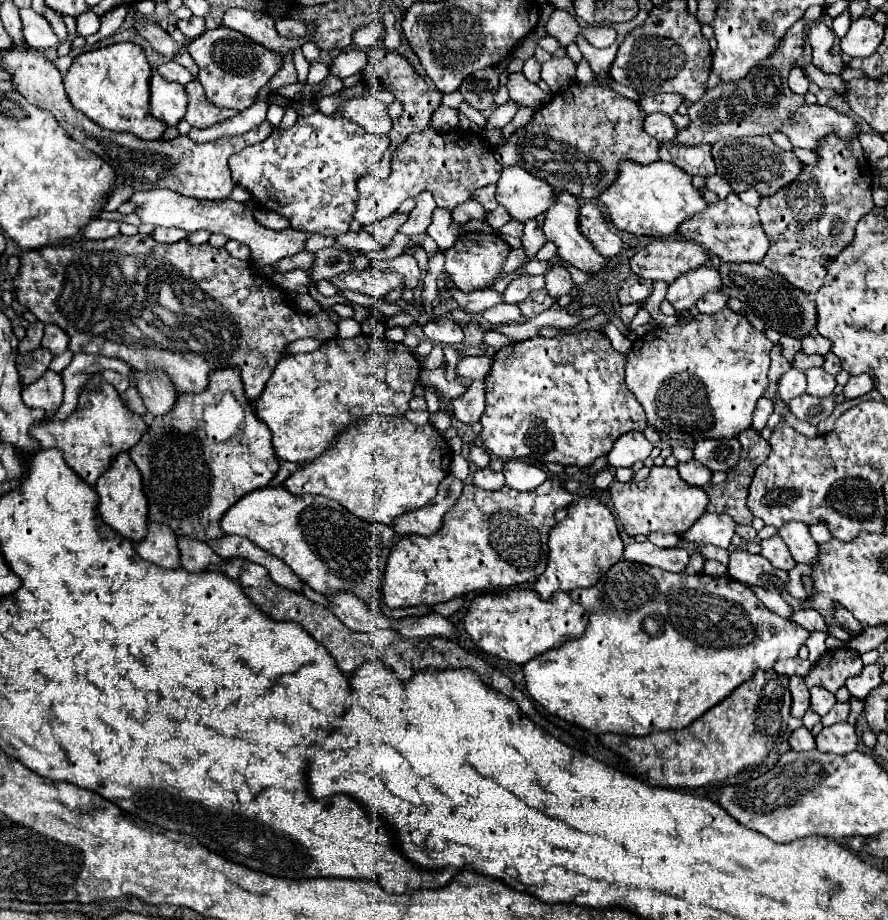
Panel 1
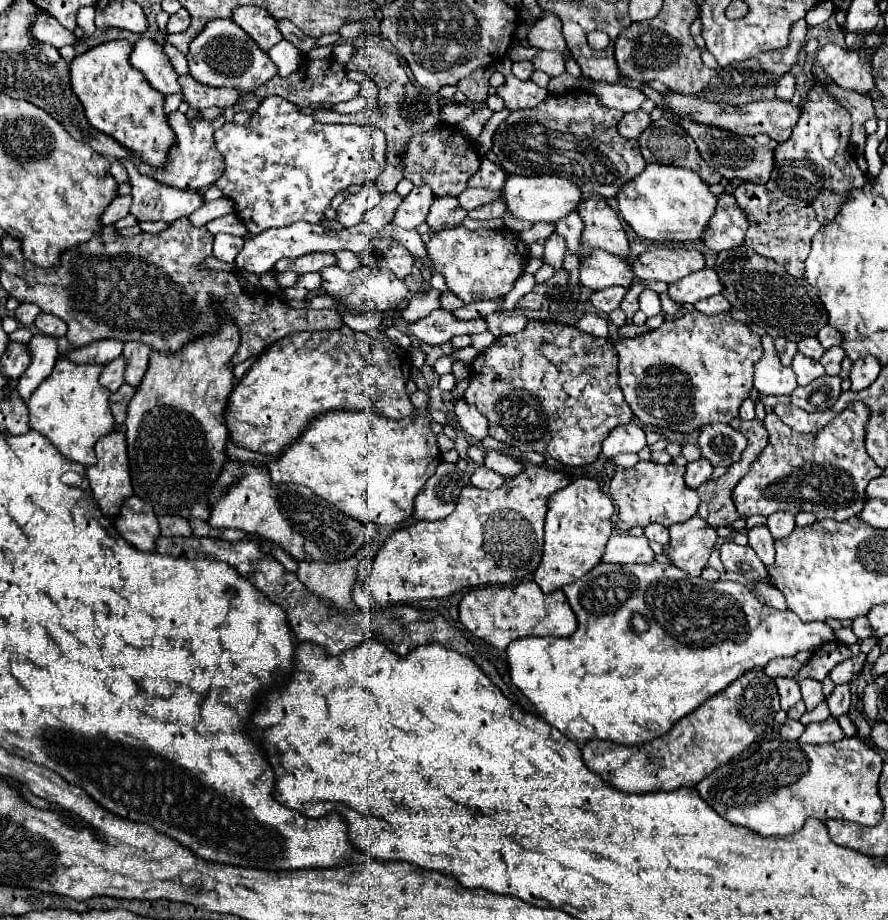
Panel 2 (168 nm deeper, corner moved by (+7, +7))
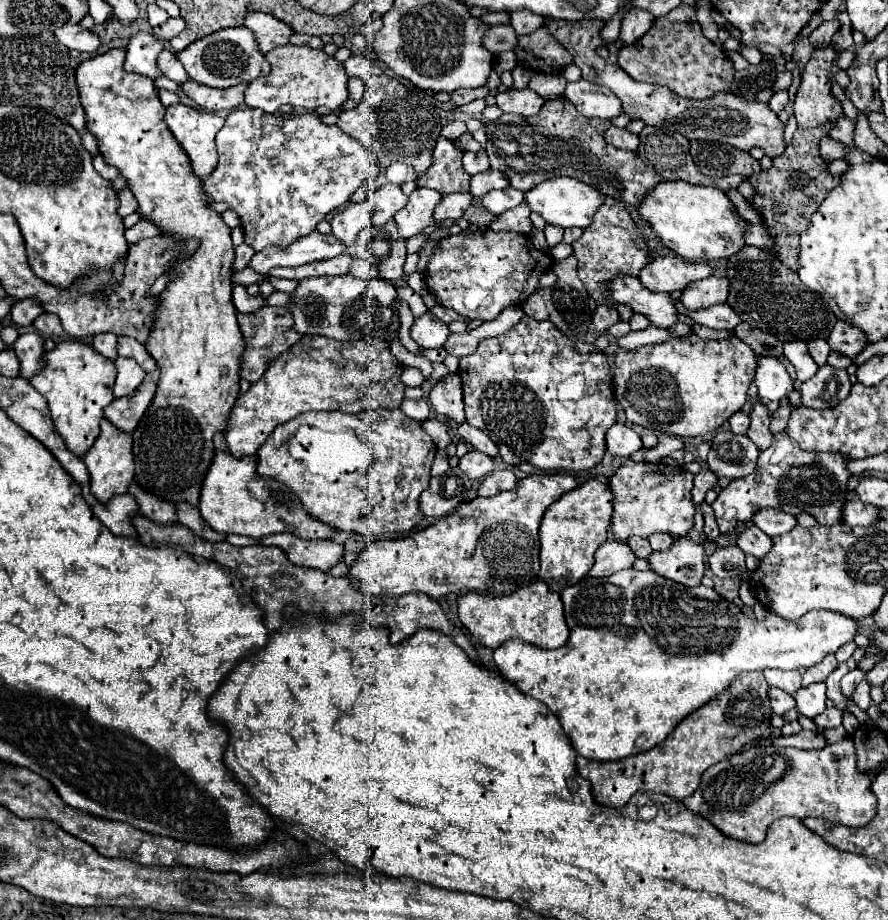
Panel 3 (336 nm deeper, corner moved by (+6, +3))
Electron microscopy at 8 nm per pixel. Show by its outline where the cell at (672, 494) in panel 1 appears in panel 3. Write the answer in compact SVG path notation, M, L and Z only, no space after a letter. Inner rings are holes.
M626 459L610 479L614 493L612 533L618 541L628 541L632 535L648 537L652 533L684 535L694 525L696 505L692 503L692 479L694 475L682 467L668 467L664 463L634 463Z

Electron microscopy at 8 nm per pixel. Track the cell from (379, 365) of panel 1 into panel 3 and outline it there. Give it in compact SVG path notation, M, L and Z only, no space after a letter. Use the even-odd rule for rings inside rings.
M304 335L292 349L270 361L264 375L236 399L226 427L228 449L234 457L256 455L276 425L306 411L398 409L406 389L400 379L402 369L384 339L336 341L322 335Z

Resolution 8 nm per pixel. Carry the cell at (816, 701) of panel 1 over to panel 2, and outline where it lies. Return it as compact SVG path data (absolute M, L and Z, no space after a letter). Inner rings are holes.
M803 679L799 683L799 687L801 687L801 693L803 693L803 703L805 703L807 711L813 711L825 699L825 695L821 691L823 689L821 683L815 681L815 679Z

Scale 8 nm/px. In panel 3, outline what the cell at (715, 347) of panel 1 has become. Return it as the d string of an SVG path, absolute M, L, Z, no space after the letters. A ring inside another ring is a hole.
M690 333L684 337L672 337L664 343L644 345L634 351L618 349L614 359L614 395L616 401L622 405L626 419L634 425L676 437L706 435L720 429L730 419L732 413L744 407L748 397L748 387L754 379L756 363L758 363L756 353L736 335L730 335L726 339L706 341Z

